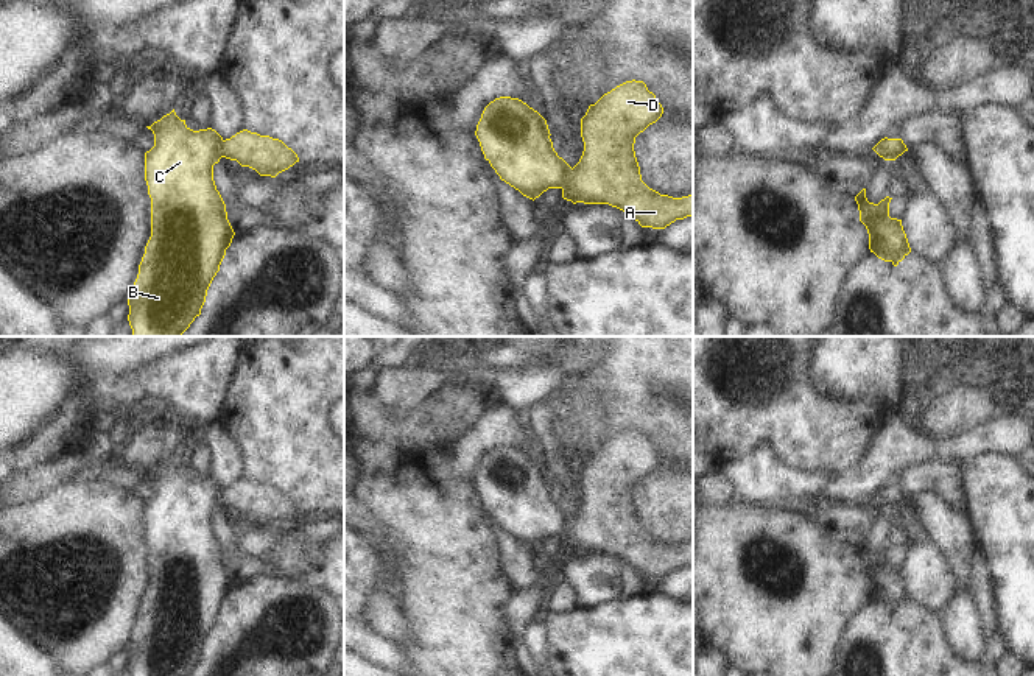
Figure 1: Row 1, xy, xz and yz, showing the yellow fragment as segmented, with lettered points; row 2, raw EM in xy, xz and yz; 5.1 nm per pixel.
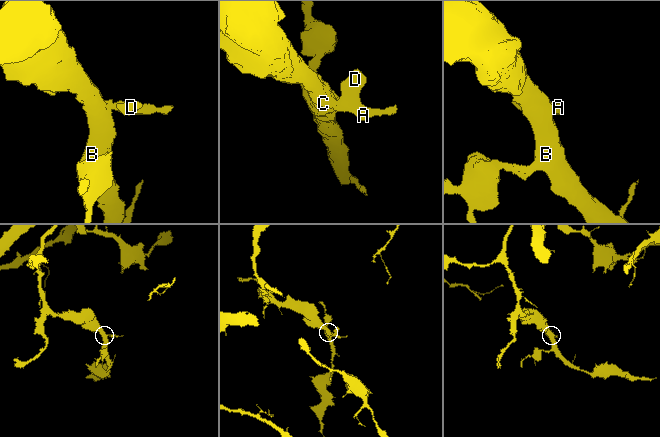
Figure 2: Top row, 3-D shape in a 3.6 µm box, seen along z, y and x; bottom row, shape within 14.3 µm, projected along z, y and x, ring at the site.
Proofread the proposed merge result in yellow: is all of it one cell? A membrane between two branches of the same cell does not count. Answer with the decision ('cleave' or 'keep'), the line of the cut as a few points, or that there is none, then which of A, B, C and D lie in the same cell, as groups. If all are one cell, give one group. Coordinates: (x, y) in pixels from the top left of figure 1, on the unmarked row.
cleave; cut xz (572, 517), (570, 528), (561, 536); groups A D / B C

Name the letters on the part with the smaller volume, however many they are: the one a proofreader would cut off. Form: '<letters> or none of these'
A, D

